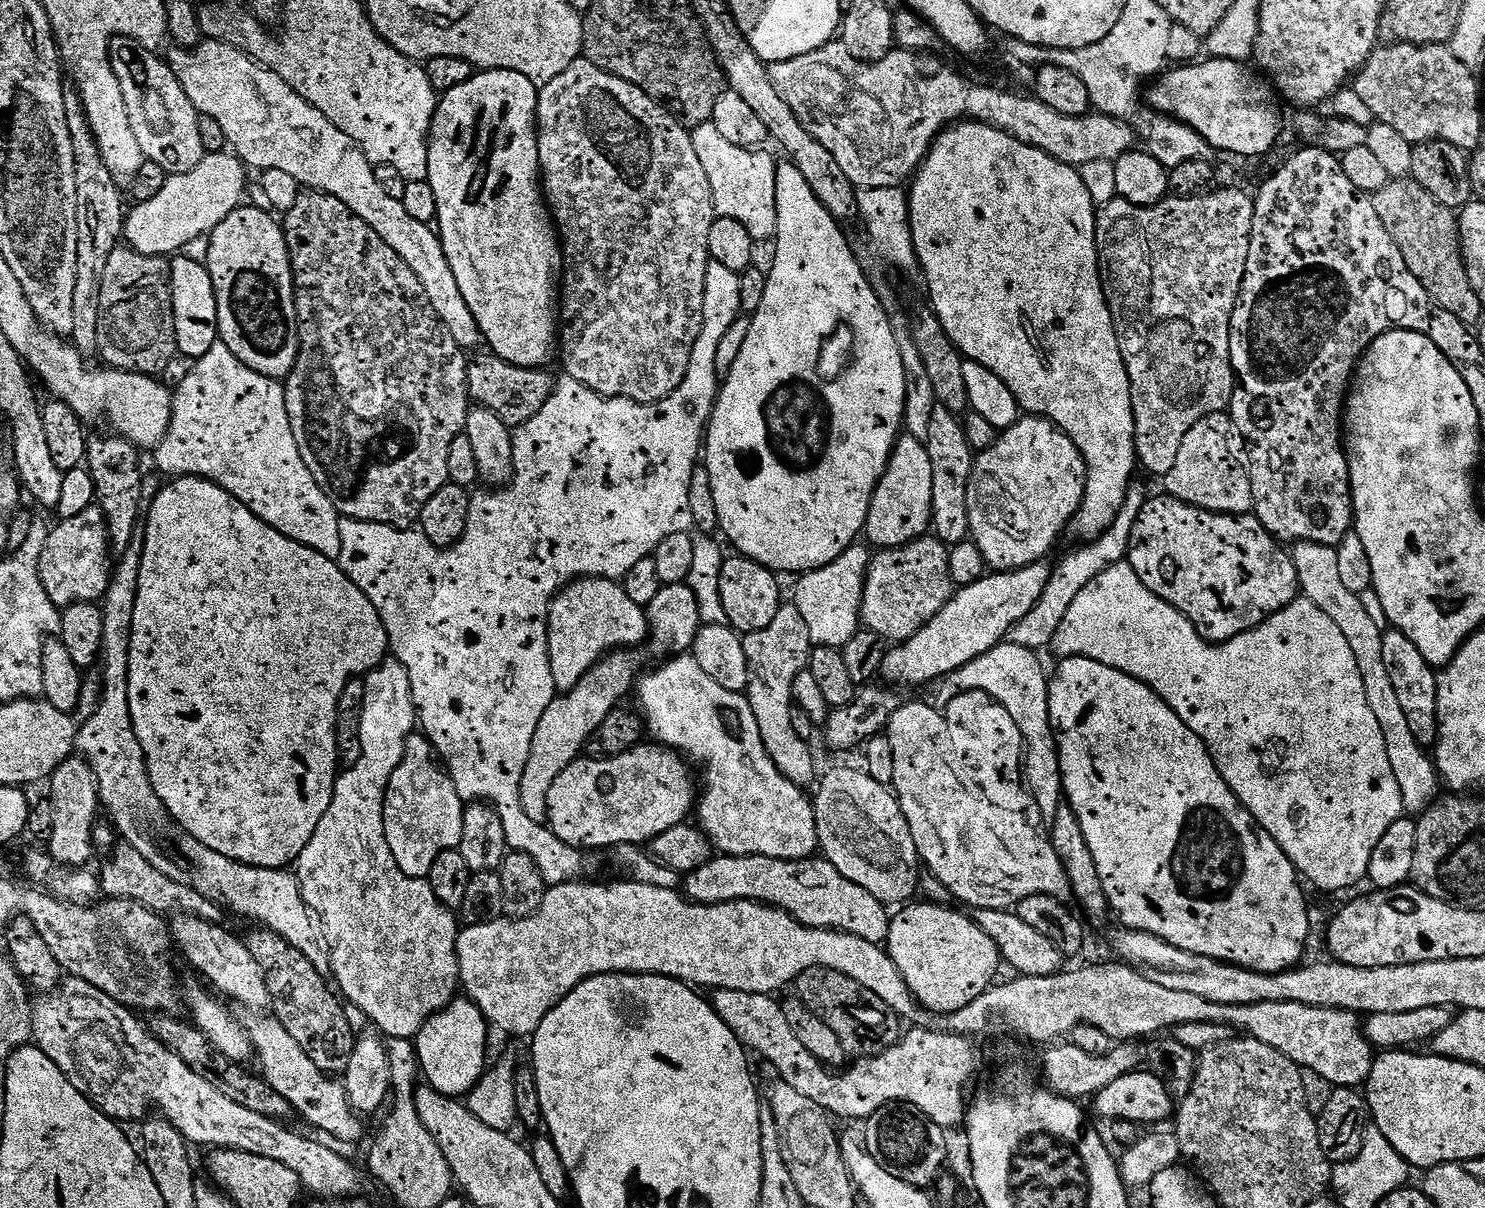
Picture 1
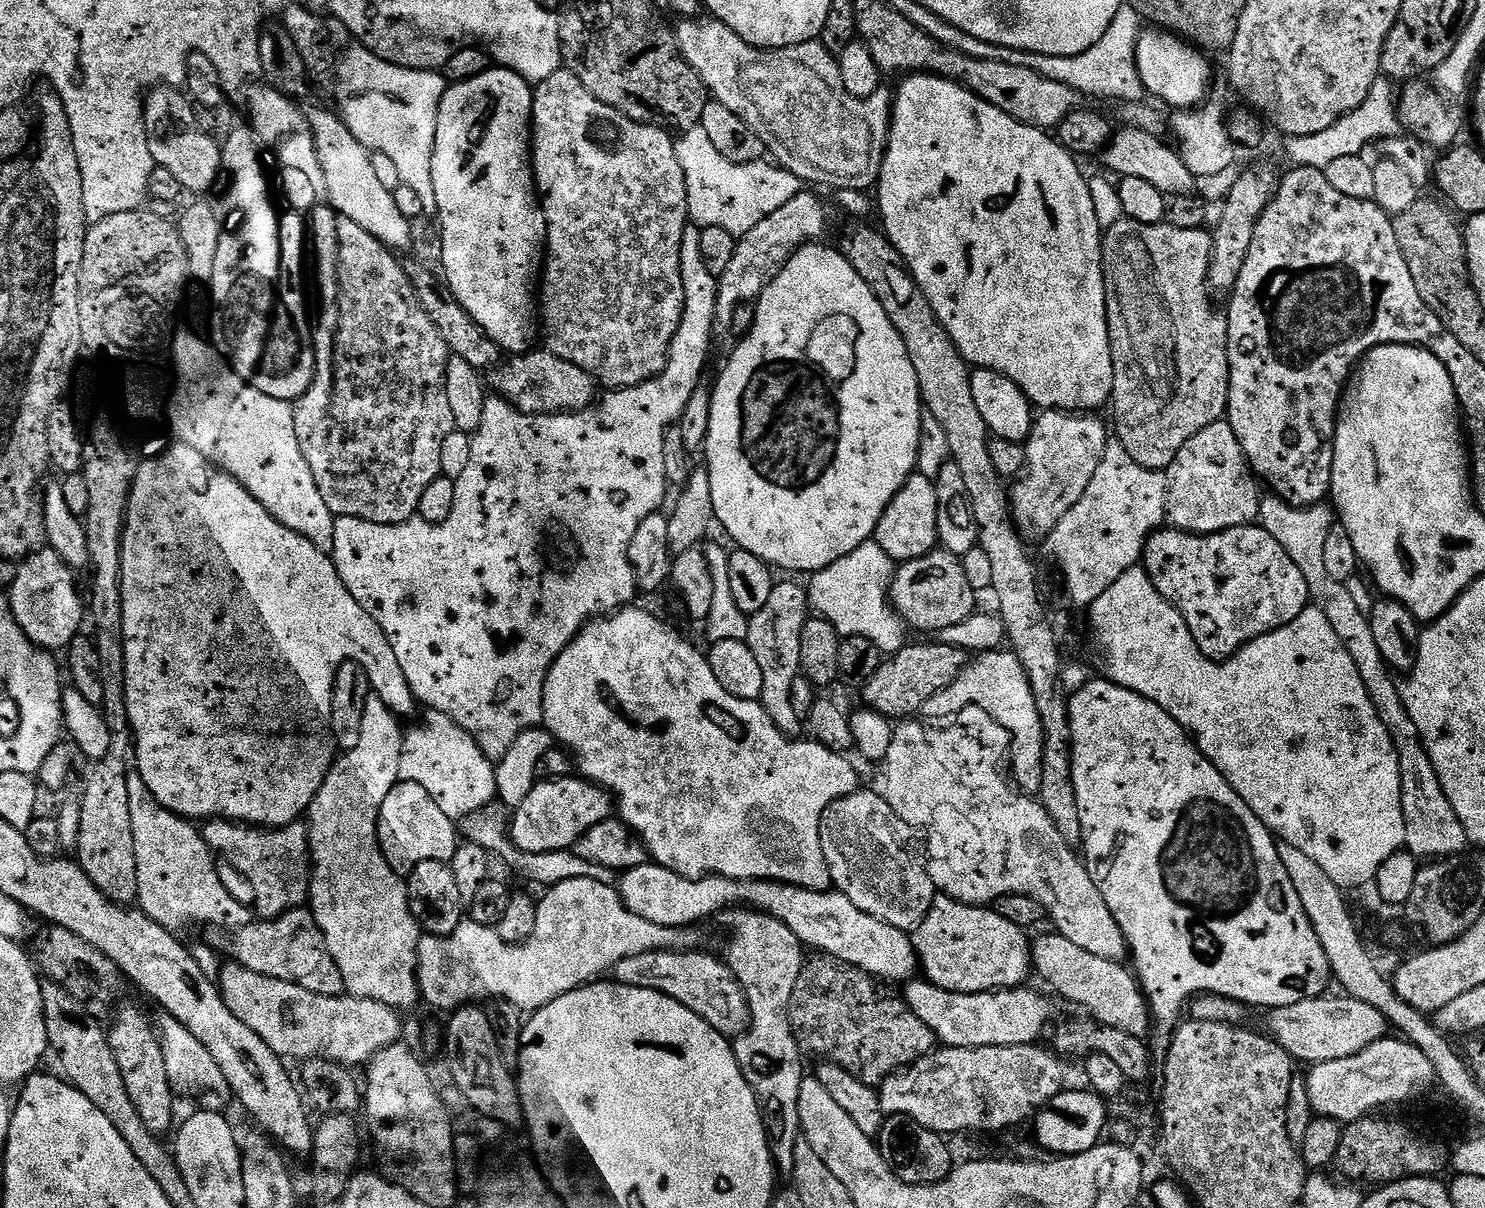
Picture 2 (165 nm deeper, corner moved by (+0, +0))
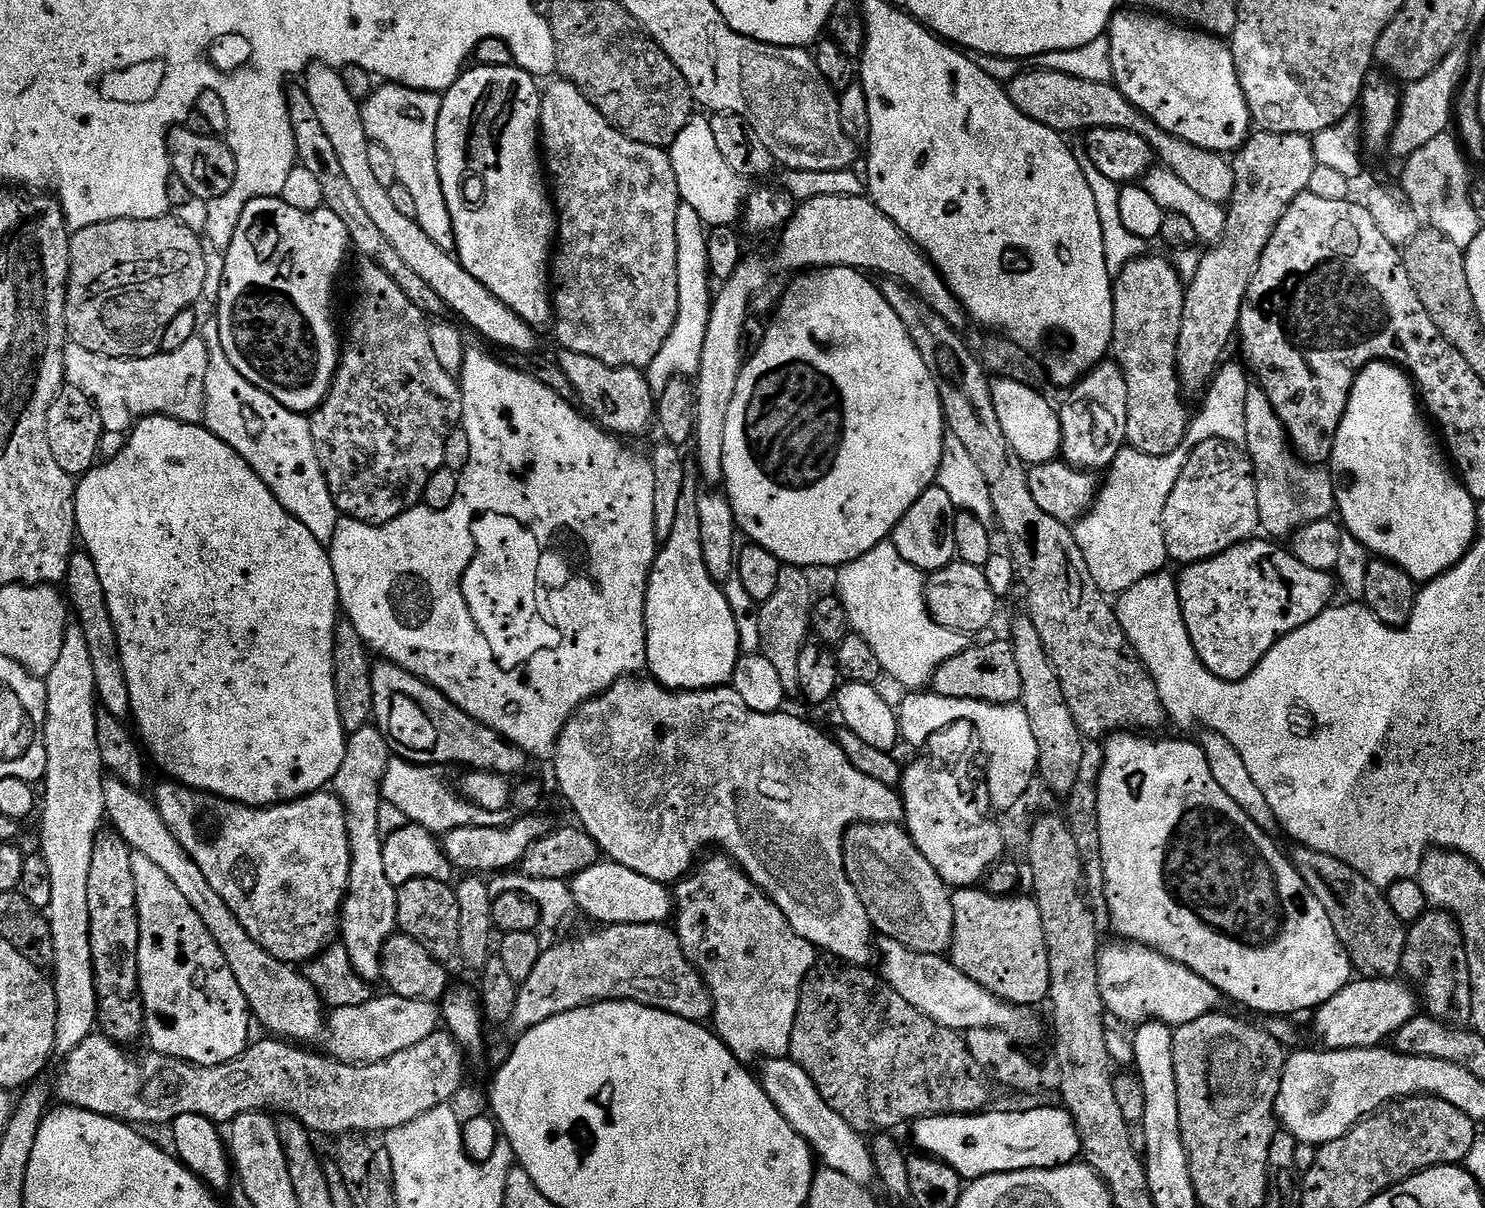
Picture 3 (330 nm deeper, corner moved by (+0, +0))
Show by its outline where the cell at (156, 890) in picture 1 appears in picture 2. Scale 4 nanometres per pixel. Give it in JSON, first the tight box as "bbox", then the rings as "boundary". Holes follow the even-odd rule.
{"bbox":[203,907,344,996],"boundary":[[[307,907],[296,908],[275,920],[257,919],[257,924],[248,924],[237,932],[208,932],[203,943],[221,957],[231,963],[241,964],[246,970],[254,970],[254,974],[262,974],[266,978],[278,978],[282,982],[294,982],[294,986],[302,986],[302,990],[310,990],[319,996],[343,996],[344,979],[342,970],[338,970],[338,962],[330,954],[330,946],[326,946],[326,938]]]}

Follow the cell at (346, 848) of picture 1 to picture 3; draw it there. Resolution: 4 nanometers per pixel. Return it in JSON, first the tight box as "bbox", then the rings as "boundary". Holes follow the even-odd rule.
{"bbox":[334,726,397,982],"boundary":[[[369,726],[348,736],[346,758],[338,770],[334,781],[336,797],[344,804],[348,817],[348,837],[350,838],[350,882],[344,906],[340,909],[339,939],[350,954],[354,970],[363,980],[376,982],[381,979],[382,962],[380,955],[384,944],[397,931],[396,901],[397,885],[386,878],[382,863],[384,836],[380,832],[380,806],[383,775],[390,759],[390,741],[379,727]]]}

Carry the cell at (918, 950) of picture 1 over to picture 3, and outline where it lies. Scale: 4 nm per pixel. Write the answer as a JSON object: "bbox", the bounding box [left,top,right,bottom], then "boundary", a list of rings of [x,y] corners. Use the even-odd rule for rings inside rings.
{"bbox":[950,887,1050,1006],"boundary":[[[979,887],[957,888],[952,892],[952,905],[954,906],[954,934],[952,935],[952,946],[950,949],[950,959],[954,967],[962,970],[978,986],[990,990],[999,1000],[1004,1000],[1008,1004],[1017,1006],[1033,1006],[1032,1004],[1045,1003],[1048,1000],[1050,990],[1050,962],[1048,961],[1048,951],[1046,950],[1046,938],[1042,934],[1042,914],[1038,914],[1038,906],[1031,895],[1017,894],[1014,896],[991,896],[988,892]]]}

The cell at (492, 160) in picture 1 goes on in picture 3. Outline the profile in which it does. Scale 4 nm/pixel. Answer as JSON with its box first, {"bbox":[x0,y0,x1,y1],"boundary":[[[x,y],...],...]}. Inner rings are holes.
{"bbox":[436,66,558,330],"boundary":[[[472,66],[461,72],[460,77],[454,82],[454,86],[443,93],[440,101],[438,130],[436,131],[436,161],[438,162],[438,178],[442,182],[442,194],[446,194],[446,206],[450,210],[450,218],[454,222],[454,234],[456,235],[454,252],[461,266],[470,274],[474,274],[474,278],[478,278],[478,282],[482,282],[482,286],[486,286],[486,290],[490,290],[490,294],[494,294],[499,300],[506,302],[506,306],[510,306],[514,310],[514,314],[521,316],[530,327],[543,330],[547,324],[549,327],[554,320],[550,291],[550,261],[554,255],[554,241],[558,236],[558,217],[553,197],[550,195],[549,185],[542,175],[542,152],[538,147],[542,88],[541,85],[536,84],[539,84],[537,77],[531,76],[528,72],[515,66],[510,68]]]}

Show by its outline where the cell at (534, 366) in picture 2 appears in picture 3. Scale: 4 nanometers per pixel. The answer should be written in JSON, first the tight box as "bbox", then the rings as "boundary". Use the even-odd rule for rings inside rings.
{"bbox":[558,351,657,438],"boundary":[[[561,351],[558,363],[562,366],[570,386],[574,386],[583,411],[595,420],[601,428],[620,438],[640,436],[648,427],[653,427],[657,397],[648,384],[647,375],[639,368],[611,368],[598,358],[586,354]]]}

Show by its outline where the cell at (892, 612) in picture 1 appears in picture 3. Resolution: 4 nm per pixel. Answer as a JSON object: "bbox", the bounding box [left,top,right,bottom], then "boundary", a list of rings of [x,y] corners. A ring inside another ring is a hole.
{"bbox":[924,558,998,634],"boundary":[[[958,558],[927,577],[924,597],[932,621],[938,626],[946,626],[946,630],[965,634],[984,632],[996,620],[998,597],[990,590],[990,582],[986,582],[984,569],[970,566]]]}

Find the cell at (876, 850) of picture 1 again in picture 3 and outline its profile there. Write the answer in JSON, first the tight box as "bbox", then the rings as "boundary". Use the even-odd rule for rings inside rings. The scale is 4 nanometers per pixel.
{"bbox":[844,824,954,956],"boundary":[[[857,824],[844,841],[846,874],[866,906],[872,927],[881,937],[902,942],[915,952],[944,956],[954,934],[952,892],[926,862],[922,850],[900,824]],[[881,932],[881,933],[880,933]]]}

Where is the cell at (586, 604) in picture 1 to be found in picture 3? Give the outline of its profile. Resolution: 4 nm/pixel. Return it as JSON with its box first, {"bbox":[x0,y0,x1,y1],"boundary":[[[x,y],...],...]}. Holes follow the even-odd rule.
{"bbox":[556,678,904,965],"boundary":[[[625,678],[614,682],[614,686],[607,688],[602,695],[581,704],[568,719],[568,725],[556,744],[556,784],[565,802],[572,807],[573,814],[580,819],[577,820],[579,827],[594,838],[601,853],[611,863],[626,866],[626,870],[634,870],[634,874],[642,874],[642,878],[650,878],[665,886],[675,885],[689,875],[703,848],[722,850],[723,855],[729,856],[745,876],[749,876],[779,906],[782,914],[786,914],[786,922],[790,922],[790,926],[794,926],[796,933],[806,938],[806,942],[813,944],[821,953],[829,952],[829,957],[841,962],[871,965],[871,960],[872,963],[874,960],[874,929],[871,918],[866,914],[866,906],[862,906],[862,898],[858,898],[858,890],[854,890],[846,874],[844,841],[850,829],[857,824],[900,824],[904,820],[904,801],[899,791],[882,782],[874,782],[874,778],[866,778],[862,770],[854,770],[854,766],[850,766],[850,758],[846,758],[829,733],[827,736],[819,732],[814,725],[791,716],[788,710],[770,714],[752,712],[730,686],[707,688],[701,692],[673,692],[651,678],[640,679],[644,678]]]}

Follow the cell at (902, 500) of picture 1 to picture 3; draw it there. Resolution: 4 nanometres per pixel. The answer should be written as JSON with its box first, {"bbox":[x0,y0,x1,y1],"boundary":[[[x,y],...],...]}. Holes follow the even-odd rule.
{"bbox":[890,487,957,574],"boundary":[[[930,487],[922,494],[922,498],[918,498],[918,502],[914,502],[914,506],[910,506],[910,510],[906,510],[906,514],[892,531],[890,542],[898,550],[898,554],[902,554],[902,558],[919,572],[931,574],[942,570],[957,559],[954,542],[957,511],[946,490]]]}

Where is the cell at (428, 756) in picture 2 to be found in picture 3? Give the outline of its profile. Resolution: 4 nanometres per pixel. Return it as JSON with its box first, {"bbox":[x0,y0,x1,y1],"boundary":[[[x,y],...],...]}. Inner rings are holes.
{"bbox":[381,756,514,836],"boundary":[[[397,756],[391,757],[387,764],[386,774],[383,775],[381,799],[406,816],[404,818],[409,823],[422,825],[435,836],[443,836],[460,826],[504,828],[512,823],[514,814],[511,809],[483,811],[475,804],[458,796],[457,791],[446,784],[442,772],[443,769],[435,765],[411,764]]]}

